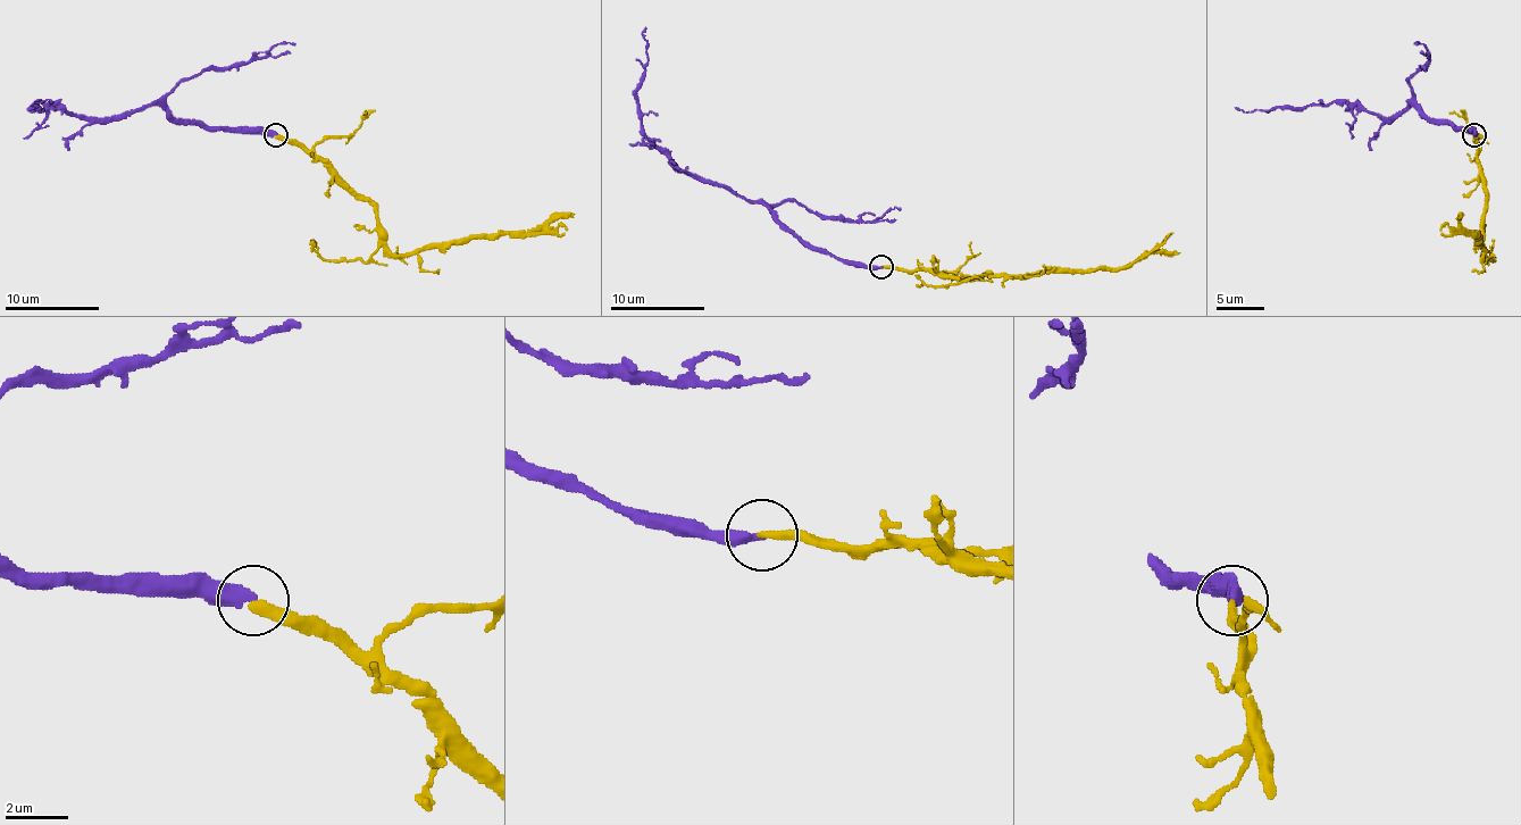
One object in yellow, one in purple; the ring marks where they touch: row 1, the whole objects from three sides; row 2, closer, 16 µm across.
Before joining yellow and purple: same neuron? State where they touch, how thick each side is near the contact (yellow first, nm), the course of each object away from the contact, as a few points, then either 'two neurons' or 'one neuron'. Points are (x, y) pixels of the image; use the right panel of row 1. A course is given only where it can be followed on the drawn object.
place (1474, 134); calibres 300 and 400 nm; course yellow (1474, 134), (1477, 167), (1487, 193), (1481, 255), (1484, 252), (1474, 233), (1461, 224), (1461, 214); course purple (1474, 134), (1435, 124), (1413, 106), (1394, 117), (1382, 117), (1345, 103), (1243, 113), (1234, 108); one neuron

